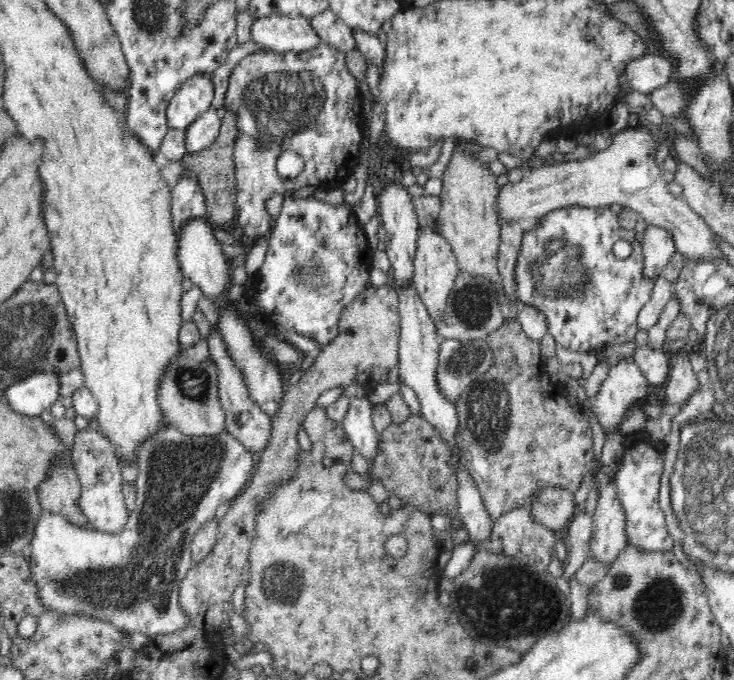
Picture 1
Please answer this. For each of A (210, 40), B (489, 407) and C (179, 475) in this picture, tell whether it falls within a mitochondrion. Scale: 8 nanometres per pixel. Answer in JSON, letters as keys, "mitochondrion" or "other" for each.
{"A":"other","B":"mitochondrion","C":"mitochondrion"}

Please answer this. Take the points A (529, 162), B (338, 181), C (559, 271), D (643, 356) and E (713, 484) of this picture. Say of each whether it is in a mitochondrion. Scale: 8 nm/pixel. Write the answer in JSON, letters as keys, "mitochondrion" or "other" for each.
{"A":"other","B":"other","C":"mitochondrion","D":"other","E":"mitochondrion"}

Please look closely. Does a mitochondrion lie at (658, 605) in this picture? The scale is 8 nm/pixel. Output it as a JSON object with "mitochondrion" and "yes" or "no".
{"mitochondrion":"yes"}

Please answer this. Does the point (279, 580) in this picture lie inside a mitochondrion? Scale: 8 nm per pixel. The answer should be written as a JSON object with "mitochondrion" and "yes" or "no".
{"mitochondrion":"yes"}

